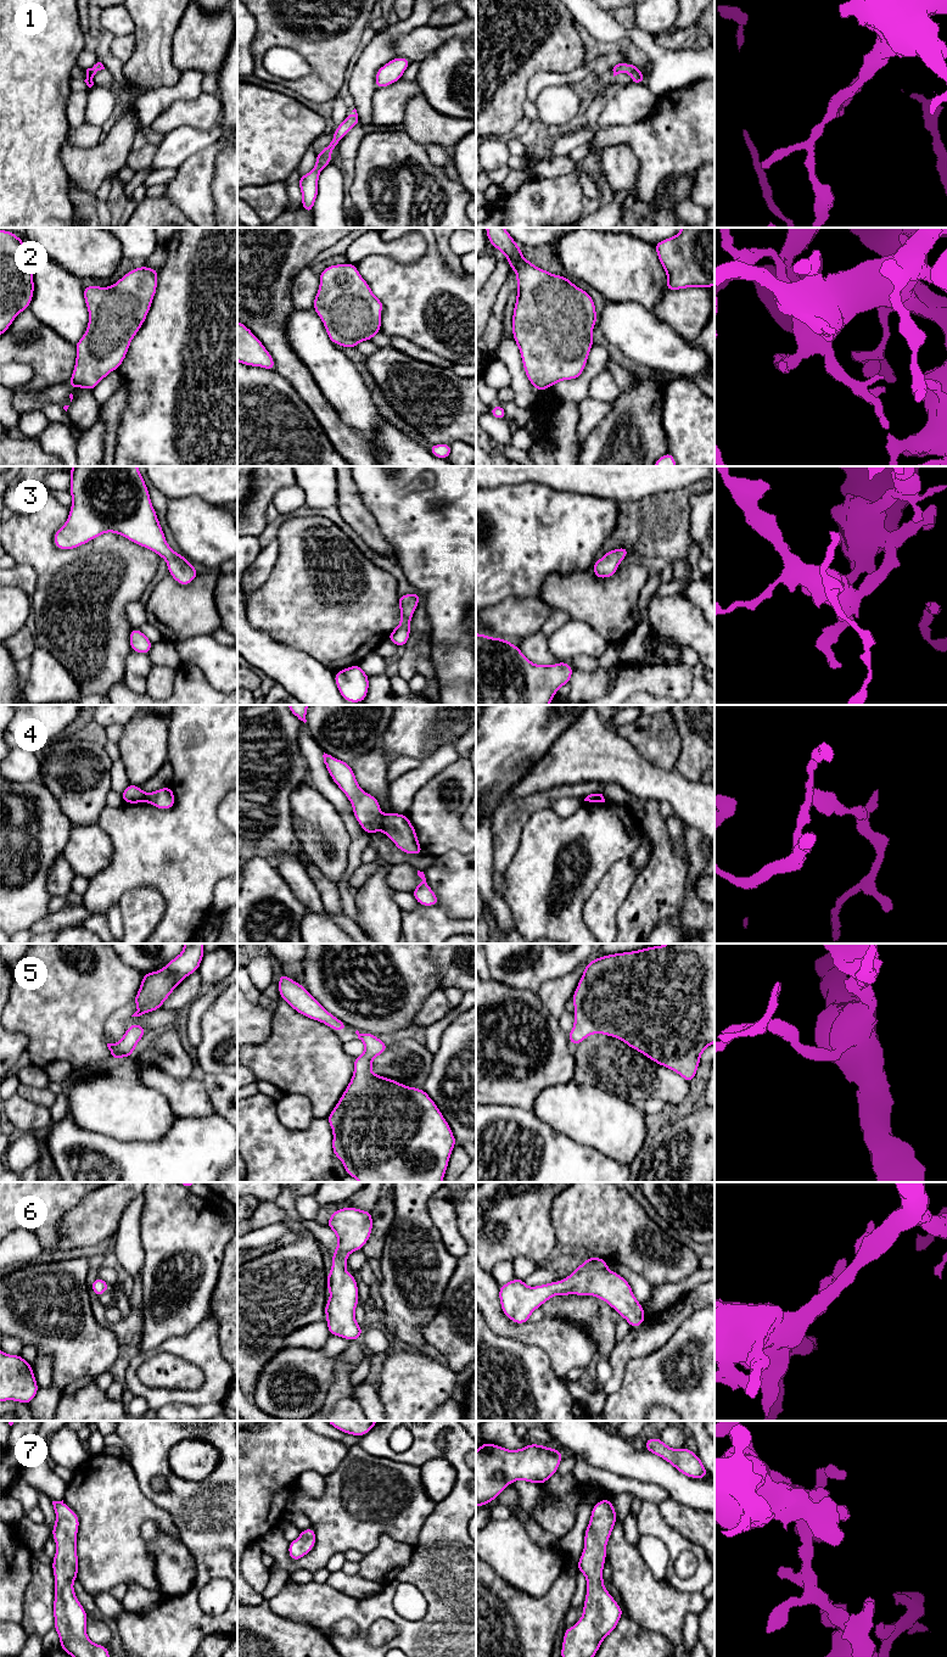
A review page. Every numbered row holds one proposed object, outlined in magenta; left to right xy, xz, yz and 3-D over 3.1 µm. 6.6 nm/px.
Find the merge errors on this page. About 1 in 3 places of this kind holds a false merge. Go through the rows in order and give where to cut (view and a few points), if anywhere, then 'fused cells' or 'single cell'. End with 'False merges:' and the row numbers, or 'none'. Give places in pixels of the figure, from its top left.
1: no cut | single cell
2: no cut | single cell
3: no cut | single cell
4: xz (384, 816), (381, 829) | fused cells
5: no cut | single cell
6: no cut | single cell
7: no cut | single cell
False merges: 4

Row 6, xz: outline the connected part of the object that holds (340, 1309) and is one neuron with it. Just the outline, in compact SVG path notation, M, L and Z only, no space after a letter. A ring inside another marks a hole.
M353 1207L335 1210L326 1224L337 1236L337 1247L332 1255L332 1267L326 1277L330 1299L325 1303L325 1316L330 1336L357 1340L363 1329L355 1321L359 1303L354 1275L346 1270L347 1256L362 1250L372 1231L372 1213Z

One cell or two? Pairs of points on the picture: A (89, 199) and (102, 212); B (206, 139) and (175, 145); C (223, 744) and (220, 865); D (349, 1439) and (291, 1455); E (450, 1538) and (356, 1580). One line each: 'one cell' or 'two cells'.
A: one cell
B: one cell
C: one cell
D: two cells
E: two cells

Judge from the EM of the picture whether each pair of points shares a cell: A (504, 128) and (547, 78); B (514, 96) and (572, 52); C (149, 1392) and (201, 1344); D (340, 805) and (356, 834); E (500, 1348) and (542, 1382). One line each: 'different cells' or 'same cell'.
A: different cells
B: same cell
C: same cell
D: different cells
E: same cell

